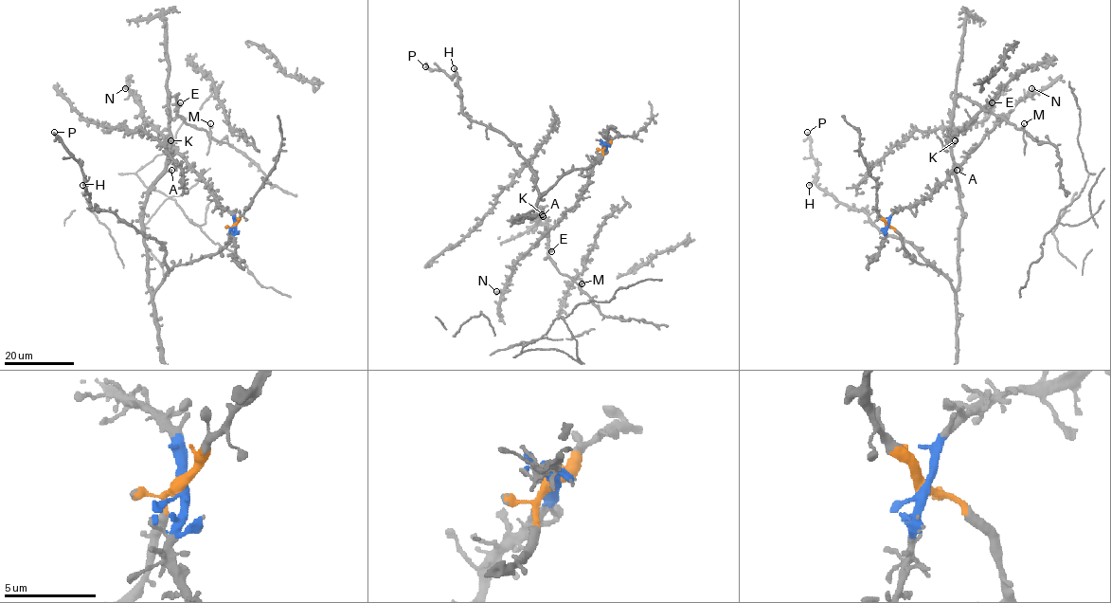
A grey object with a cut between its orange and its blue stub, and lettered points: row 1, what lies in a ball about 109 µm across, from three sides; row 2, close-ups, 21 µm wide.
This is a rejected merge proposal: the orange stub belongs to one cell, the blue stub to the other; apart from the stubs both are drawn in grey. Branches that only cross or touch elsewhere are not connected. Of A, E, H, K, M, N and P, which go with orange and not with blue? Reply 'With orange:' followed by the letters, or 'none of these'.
With orange: A, E, H, K, M, P

